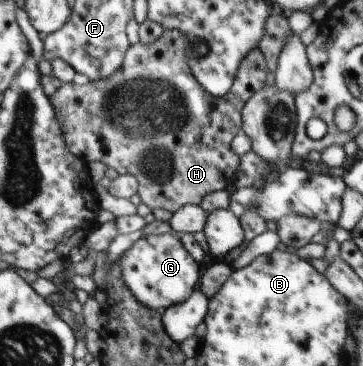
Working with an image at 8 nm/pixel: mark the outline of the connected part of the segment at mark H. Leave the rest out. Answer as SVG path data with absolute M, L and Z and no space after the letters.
M164 30L162 36L152 42L152 44L142 44L138 41L136 44L130 45L130 48L126 51L122 66L118 68L113 75L108 76L104 80L89 81L84 85L77 85L71 82L70 84L63 84L60 88L57 88L56 92L49 97L50 104L54 106L54 112L58 112L58 122L62 124L62 132L66 140L66 148L74 154L82 158L87 164L91 161L100 161L106 164L110 168L114 168L118 174L130 174L136 178L139 182L138 194L140 195L141 202L147 204L152 210L156 208L164 208L175 213L182 206L191 204L199 205L202 202L204 196L212 191L224 190L229 188L230 185L234 185L236 170L238 170L238 164L240 157L236 156L231 149L232 139L236 136L238 130L242 128L242 109L247 100L254 92L258 92L260 88L264 88L266 85L266 78L268 78L268 64L265 60L265 56L259 48L254 48L250 57L247 60L242 61L236 73L232 88L226 96L215 97L210 93L200 91L198 82L190 70L188 58L194 55L202 55L206 52L207 48L203 43L190 44L190 40L186 40L180 32L175 30Z

